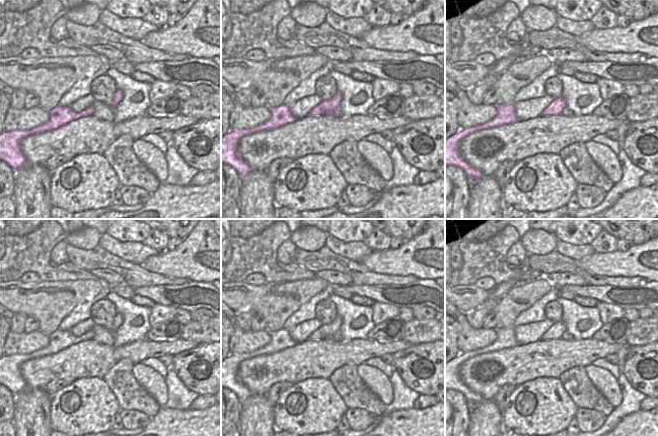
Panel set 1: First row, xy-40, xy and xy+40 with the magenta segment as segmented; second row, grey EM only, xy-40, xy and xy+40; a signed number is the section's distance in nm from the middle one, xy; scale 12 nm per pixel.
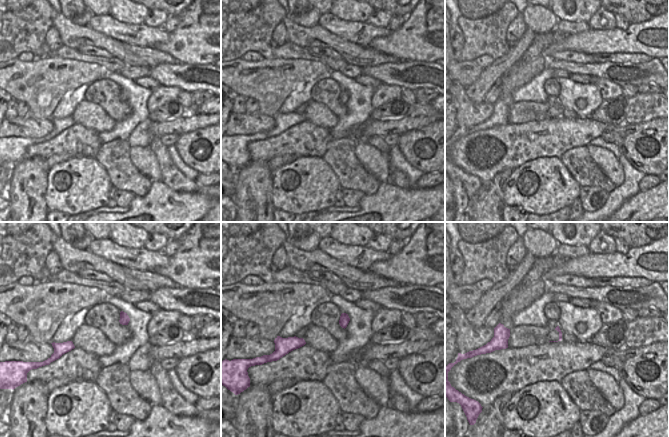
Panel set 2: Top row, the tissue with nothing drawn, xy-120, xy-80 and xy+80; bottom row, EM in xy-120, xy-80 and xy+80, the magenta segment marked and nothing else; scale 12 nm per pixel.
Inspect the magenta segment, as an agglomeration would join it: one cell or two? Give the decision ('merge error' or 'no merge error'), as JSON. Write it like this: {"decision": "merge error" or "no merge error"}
{"decision": "merge error"}

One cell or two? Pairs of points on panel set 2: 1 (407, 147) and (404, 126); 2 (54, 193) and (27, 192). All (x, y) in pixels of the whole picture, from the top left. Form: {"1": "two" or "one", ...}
{"1": "two", "2": "two"}

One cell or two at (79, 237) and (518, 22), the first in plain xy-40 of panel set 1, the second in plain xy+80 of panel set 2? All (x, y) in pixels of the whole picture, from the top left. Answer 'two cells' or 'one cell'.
two cells

